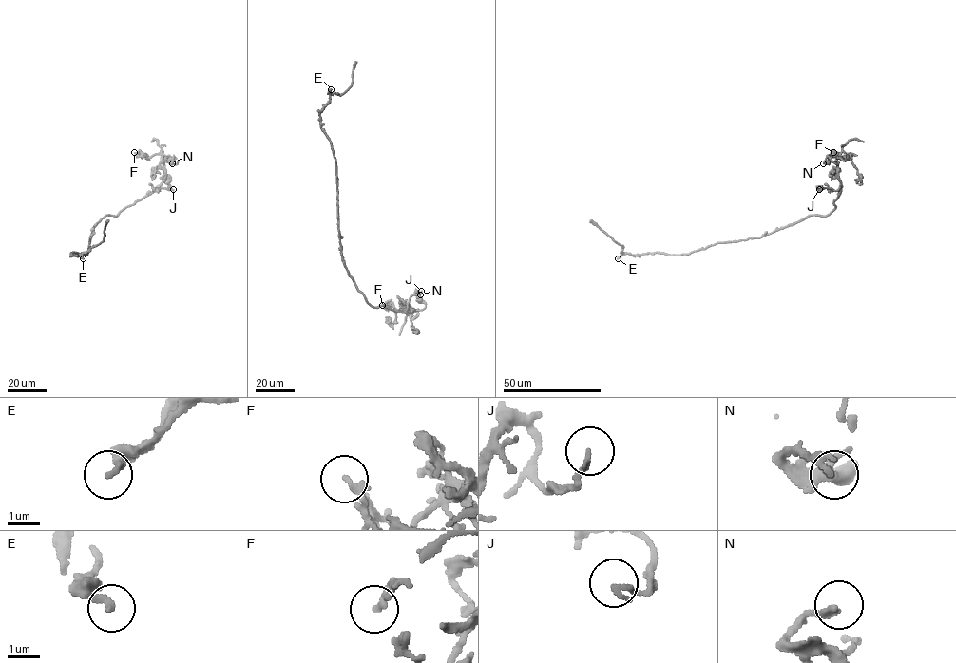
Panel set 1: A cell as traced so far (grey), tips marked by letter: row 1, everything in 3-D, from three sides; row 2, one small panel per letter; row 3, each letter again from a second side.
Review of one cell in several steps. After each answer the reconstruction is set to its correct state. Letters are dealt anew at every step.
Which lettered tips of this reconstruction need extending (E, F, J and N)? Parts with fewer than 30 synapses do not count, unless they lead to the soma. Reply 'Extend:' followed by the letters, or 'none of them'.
Extend: none of them

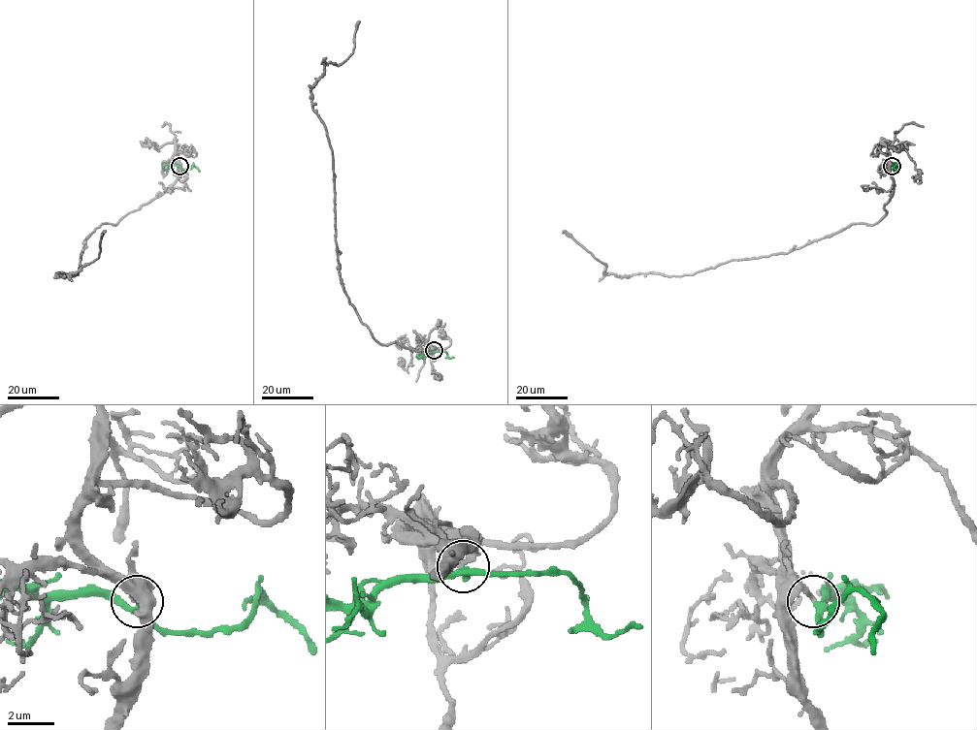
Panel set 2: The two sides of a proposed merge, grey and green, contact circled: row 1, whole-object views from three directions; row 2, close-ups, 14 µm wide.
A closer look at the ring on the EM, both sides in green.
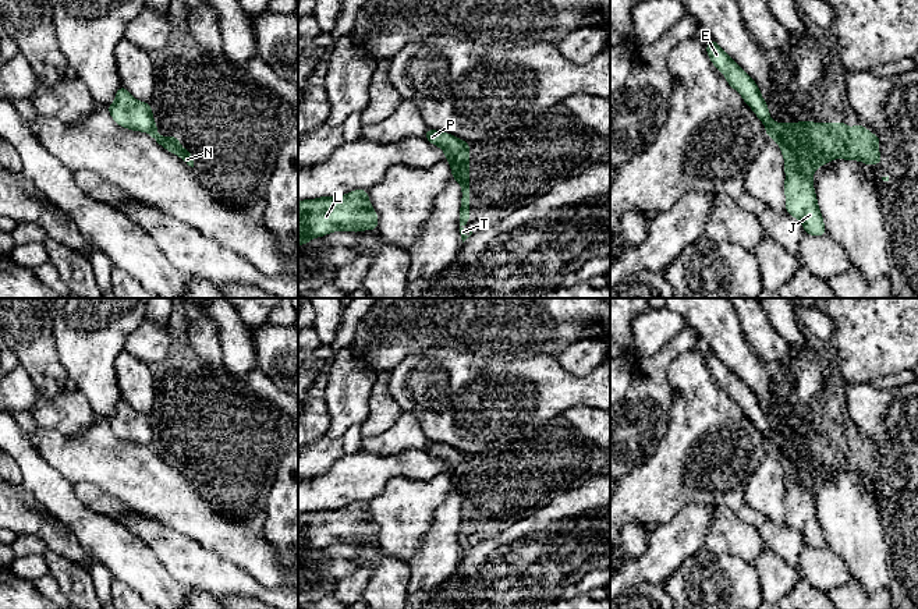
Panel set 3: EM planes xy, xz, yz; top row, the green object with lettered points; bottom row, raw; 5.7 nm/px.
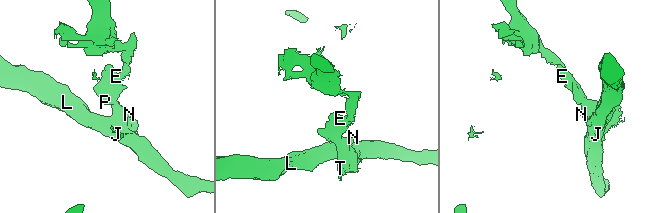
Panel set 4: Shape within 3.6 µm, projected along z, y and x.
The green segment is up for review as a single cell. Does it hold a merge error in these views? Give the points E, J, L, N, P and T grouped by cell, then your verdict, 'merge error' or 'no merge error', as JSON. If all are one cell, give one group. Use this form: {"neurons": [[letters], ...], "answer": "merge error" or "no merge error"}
{"neurons": [["E", "P"], ["J", "L", "N", "T"]], "answer": "merge error"}

